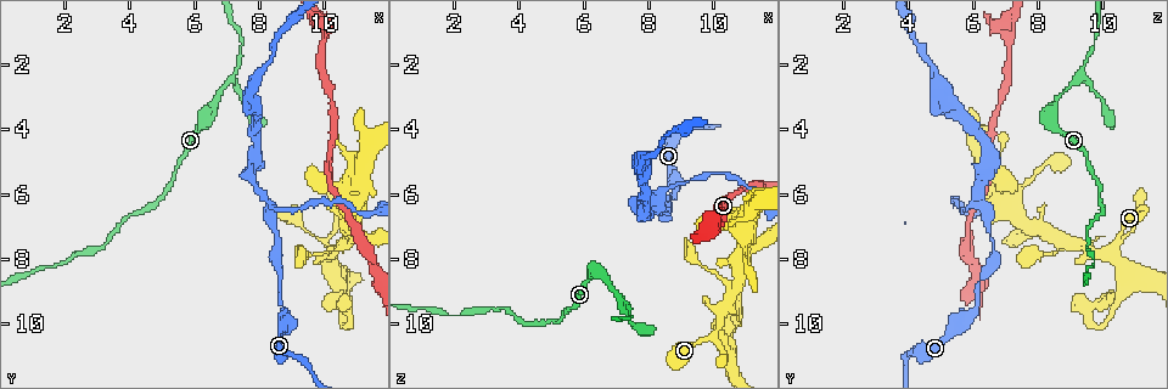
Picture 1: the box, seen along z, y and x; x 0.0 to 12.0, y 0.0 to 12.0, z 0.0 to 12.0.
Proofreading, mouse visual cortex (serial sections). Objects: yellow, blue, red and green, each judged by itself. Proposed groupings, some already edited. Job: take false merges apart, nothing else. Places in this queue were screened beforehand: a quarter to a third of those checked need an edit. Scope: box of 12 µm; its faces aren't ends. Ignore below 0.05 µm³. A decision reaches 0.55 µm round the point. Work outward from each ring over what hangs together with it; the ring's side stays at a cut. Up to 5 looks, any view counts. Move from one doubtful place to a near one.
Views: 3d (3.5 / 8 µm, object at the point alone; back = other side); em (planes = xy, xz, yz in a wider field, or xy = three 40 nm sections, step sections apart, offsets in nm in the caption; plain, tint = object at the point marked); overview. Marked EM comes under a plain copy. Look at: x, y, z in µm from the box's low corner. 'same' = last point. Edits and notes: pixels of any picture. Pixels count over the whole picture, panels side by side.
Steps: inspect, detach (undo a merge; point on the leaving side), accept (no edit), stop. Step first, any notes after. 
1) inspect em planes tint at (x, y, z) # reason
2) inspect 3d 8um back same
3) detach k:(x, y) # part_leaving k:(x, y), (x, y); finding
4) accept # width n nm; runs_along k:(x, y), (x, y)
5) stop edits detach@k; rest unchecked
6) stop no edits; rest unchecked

inspect 3d 3.5um at (10.0, 7.4, 10.4) # four-way junction

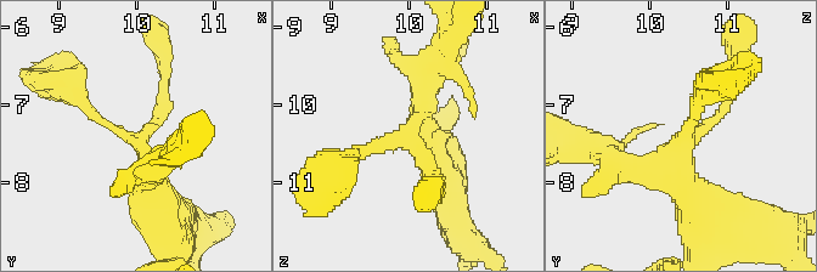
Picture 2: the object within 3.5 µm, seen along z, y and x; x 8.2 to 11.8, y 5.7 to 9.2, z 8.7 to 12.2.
inspect em xy step 1 tint at (9.95, 7.40, 10.45) # arms 4; arm_widths 150, 200, 350, 450 nm; now the EM

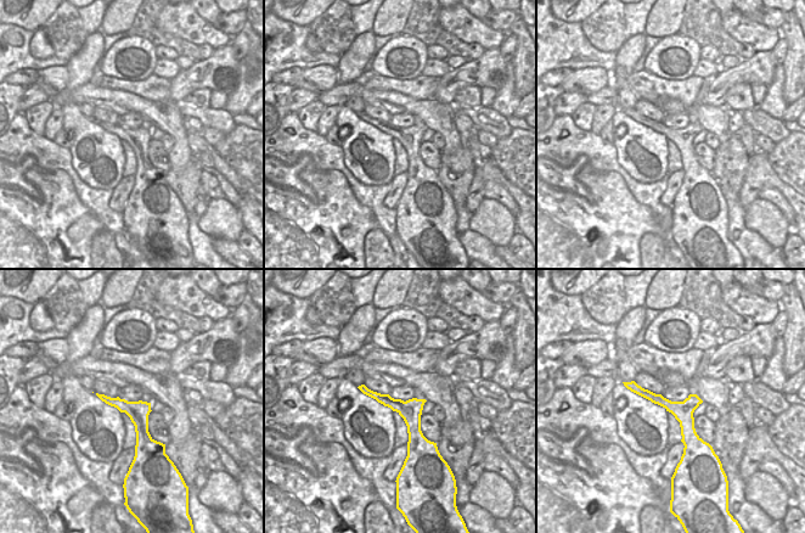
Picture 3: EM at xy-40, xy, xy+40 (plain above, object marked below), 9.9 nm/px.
inspect em xy step 2 tint same # cut it another way

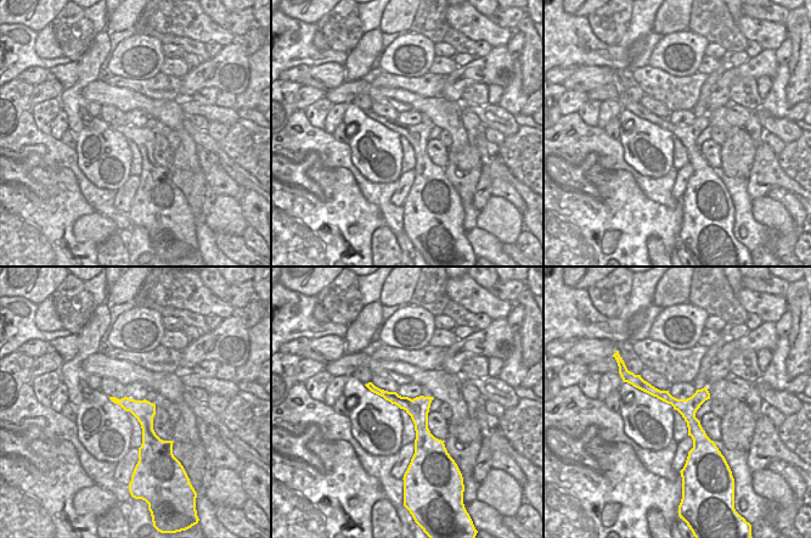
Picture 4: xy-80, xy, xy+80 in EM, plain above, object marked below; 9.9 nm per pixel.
accept # width 220 nm; runs_along 4:(635, 377), (690, 416), (698, 452); continuous, no second cell

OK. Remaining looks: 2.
inspect em xy step 5 tint at (8.3, 6.3, 6.3) # arms part here

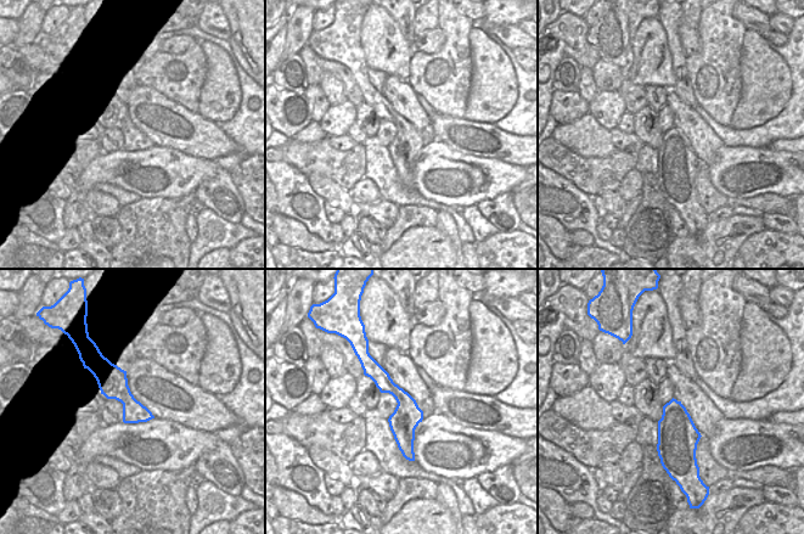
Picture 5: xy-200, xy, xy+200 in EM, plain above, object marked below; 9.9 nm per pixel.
inspect 3d 3.5um same # wider look

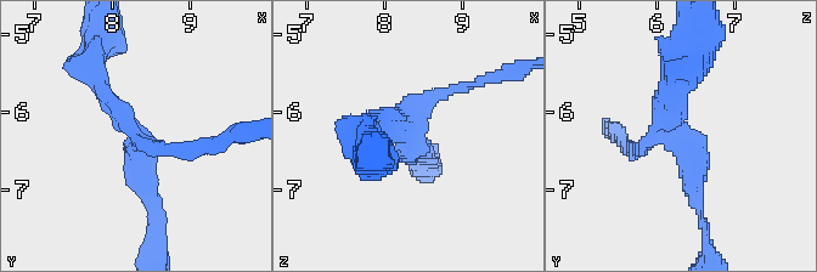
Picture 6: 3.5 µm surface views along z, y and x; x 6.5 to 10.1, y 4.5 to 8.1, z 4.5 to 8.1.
accept # runs_along 6:(157, 204), (141, 136), (93, 73); all the same cell

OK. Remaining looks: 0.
stop no edits; rest unchecked

